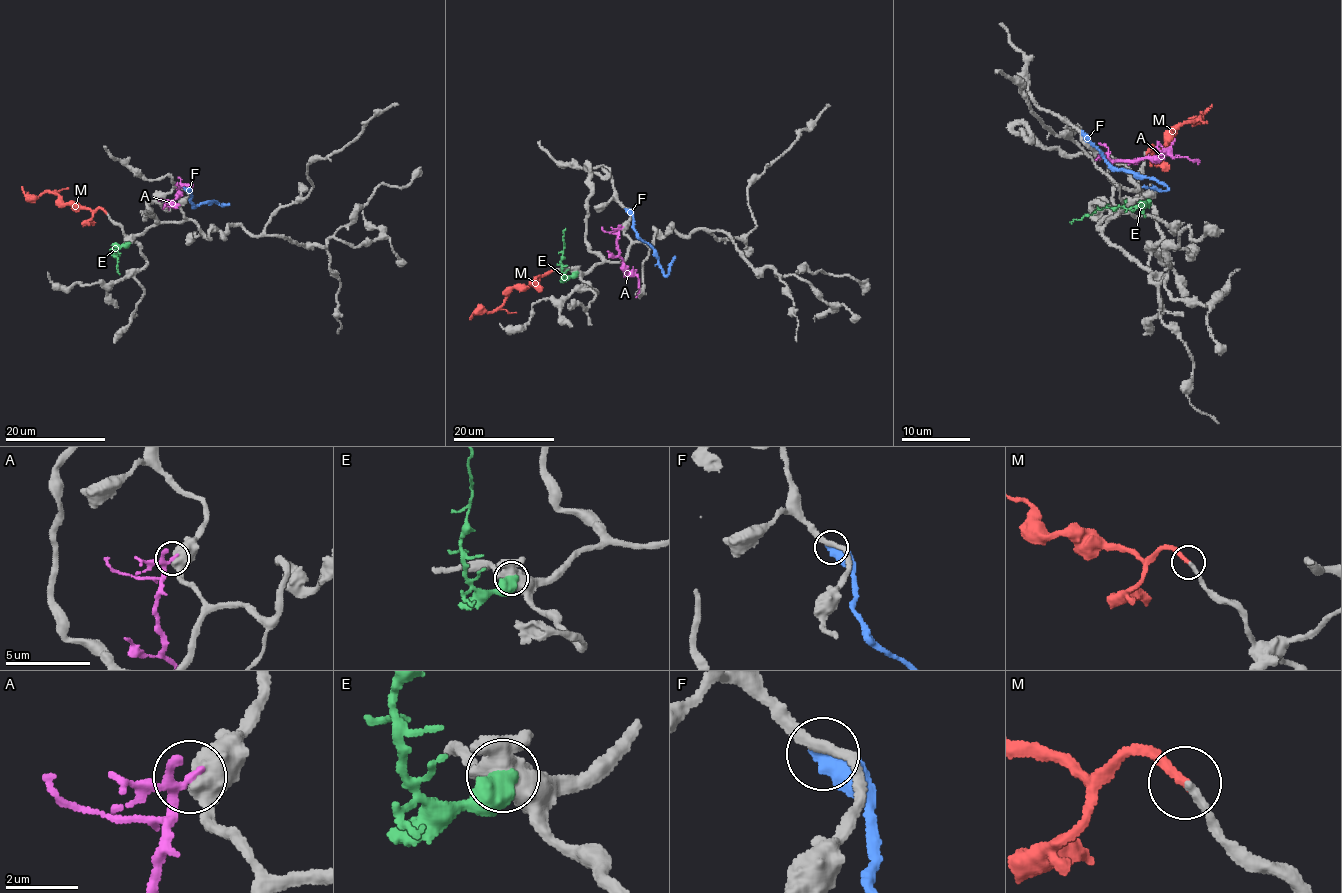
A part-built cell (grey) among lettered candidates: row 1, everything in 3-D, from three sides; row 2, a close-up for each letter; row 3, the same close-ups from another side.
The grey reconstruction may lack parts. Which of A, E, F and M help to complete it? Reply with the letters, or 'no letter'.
M

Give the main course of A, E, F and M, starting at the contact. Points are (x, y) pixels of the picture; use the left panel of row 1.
A: (178, 204), (173, 206), (176, 194), (181, 186), (192, 184), (188, 188)
E: (128, 243), (114, 251), (119, 273)
F: (186, 189), (190, 193), (190, 201), (196, 205), (211, 200), (221, 206), (230, 205)
M: (106, 212), (98, 208), (93, 212), (67, 205), (59, 195), (47, 192), (29, 196), (21, 186)

